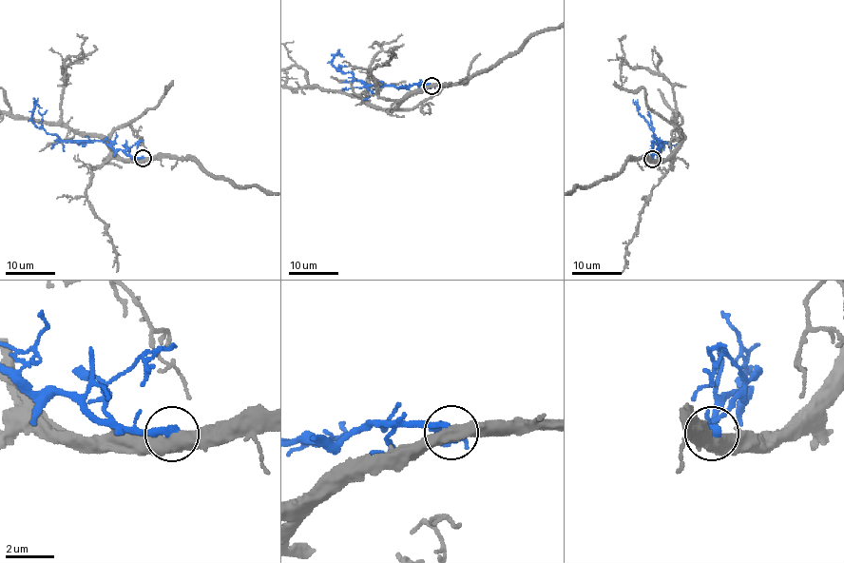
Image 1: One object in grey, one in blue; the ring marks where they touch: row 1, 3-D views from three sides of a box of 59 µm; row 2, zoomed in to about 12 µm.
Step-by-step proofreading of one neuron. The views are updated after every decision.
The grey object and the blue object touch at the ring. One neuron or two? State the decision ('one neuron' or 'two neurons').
two neurons

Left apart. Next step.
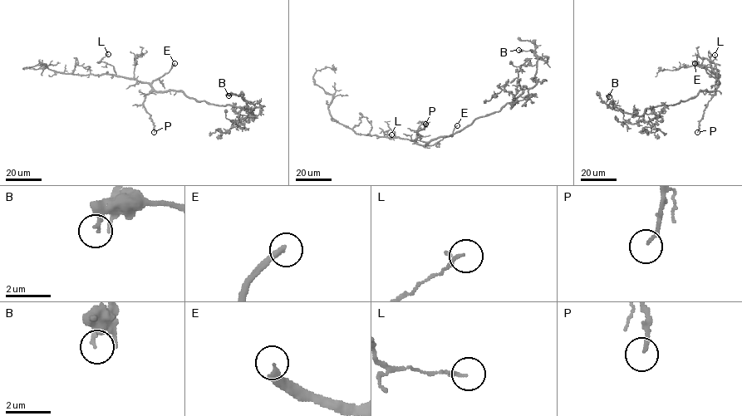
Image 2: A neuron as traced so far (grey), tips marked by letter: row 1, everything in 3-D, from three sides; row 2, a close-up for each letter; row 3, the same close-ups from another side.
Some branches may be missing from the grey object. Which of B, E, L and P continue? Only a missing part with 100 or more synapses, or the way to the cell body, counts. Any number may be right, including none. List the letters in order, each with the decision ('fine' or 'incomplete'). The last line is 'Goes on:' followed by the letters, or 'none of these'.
B: fine
E: incomplete
L: fine
P: fine
Goes on: E

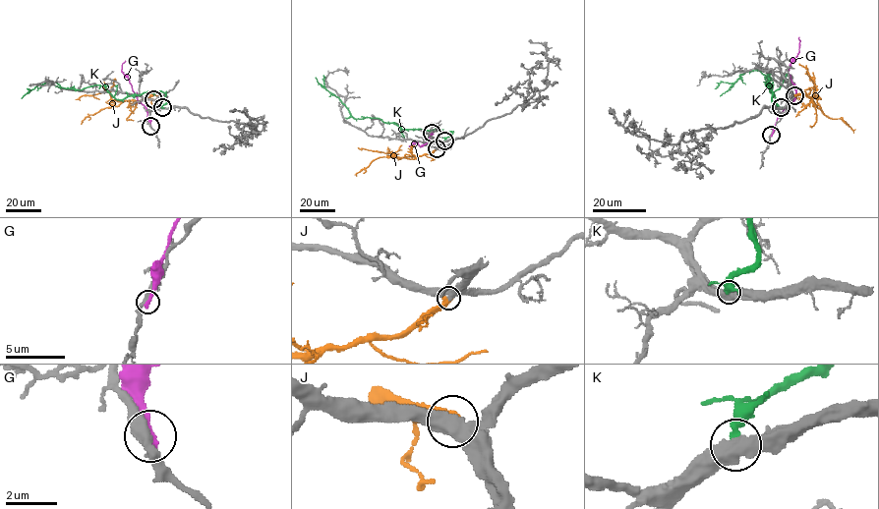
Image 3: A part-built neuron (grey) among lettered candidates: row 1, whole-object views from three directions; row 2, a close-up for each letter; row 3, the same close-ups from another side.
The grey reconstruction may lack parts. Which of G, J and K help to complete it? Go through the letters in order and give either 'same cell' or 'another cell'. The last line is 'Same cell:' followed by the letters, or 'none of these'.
G: another cell
J: same cell
K: another cell
Same cell: J

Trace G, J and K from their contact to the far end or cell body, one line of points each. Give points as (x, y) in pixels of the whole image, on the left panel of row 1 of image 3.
G: (150, 126), (146, 108), (121, 71), (125, 61)
J: (153, 99), (123, 101), (86, 116), (81, 124)
K: (162, 107), (166, 93), (161, 91), (117, 99), (102, 85), (75, 89), (47, 82), (28, 88), (28, 93)

